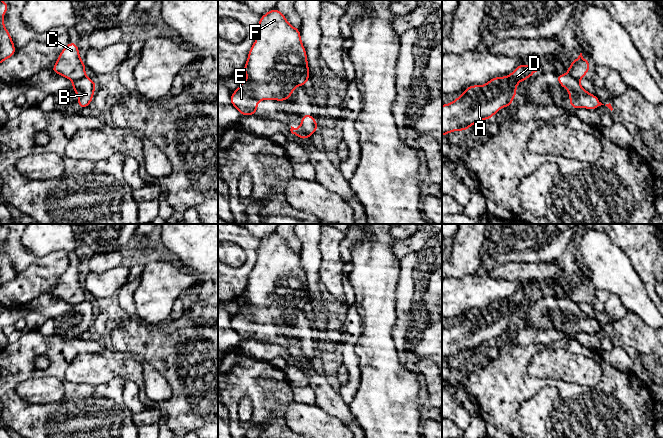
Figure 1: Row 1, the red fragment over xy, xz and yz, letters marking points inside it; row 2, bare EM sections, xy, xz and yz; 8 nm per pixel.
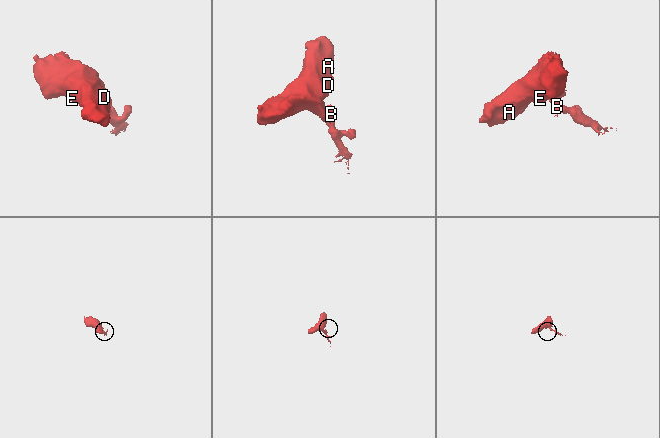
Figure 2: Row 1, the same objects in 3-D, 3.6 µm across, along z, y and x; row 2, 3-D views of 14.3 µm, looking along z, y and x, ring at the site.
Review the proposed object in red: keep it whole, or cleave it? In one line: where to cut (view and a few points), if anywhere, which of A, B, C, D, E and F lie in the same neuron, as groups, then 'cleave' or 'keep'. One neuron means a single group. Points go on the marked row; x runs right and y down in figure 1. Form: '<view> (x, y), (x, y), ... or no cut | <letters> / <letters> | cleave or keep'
xy (84, 75), (73, 81) | A C D E F / B | cleave

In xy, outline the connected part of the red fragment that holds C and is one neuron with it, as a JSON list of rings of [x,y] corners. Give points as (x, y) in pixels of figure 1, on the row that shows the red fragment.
[[[71,41],[60,52],[56,64],[50,69],[51,72],[72,81],[84,77],[85,70],[86,66],[80,58],[78,45]]]

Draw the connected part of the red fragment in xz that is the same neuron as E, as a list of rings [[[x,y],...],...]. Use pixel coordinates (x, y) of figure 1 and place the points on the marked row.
[[[276,7],[260,17],[257,26],[257,37],[248,53],[243,68],[247,80],[240,83],[236,91],[231,93],[230,104],[238,109],[241,116],[251,116],[258,112],[257,103],[261,100],[287,101],[296,86],[306,86],[310,77],[306,49],[302,44],[300,28],[291,26],[286,16]]]

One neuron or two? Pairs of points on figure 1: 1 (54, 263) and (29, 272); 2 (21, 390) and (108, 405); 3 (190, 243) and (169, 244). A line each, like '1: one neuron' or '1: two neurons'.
1: one neuron
2: two neurons
3: one neuron

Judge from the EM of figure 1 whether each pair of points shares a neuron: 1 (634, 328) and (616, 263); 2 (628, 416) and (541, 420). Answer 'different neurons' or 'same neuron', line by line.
1: different neurons
2: different neurons

